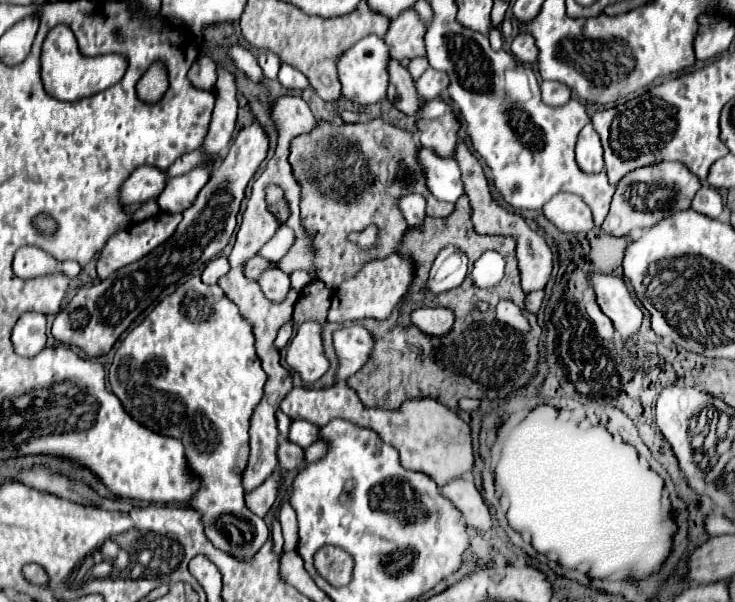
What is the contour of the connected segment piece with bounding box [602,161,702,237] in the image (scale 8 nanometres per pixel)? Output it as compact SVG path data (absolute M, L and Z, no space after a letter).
M660 163L652 167L640 167L632 173L628 173L616 187L610 211L602 223L602 229L610 235L628 235L632 229L652 227L660 219L668 215L670 209L674 211L686 211L690 209L690 203L700 189L700 179L692 175L684 165L680 163Z

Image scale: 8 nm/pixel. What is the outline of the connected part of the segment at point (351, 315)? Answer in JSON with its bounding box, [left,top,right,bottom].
[327,255,414,323]

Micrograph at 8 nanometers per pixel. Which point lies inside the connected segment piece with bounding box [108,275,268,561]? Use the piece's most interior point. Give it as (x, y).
(190, 370)

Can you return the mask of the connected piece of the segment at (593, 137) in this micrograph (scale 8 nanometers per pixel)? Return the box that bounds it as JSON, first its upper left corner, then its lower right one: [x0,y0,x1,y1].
[576,123,604,173]

